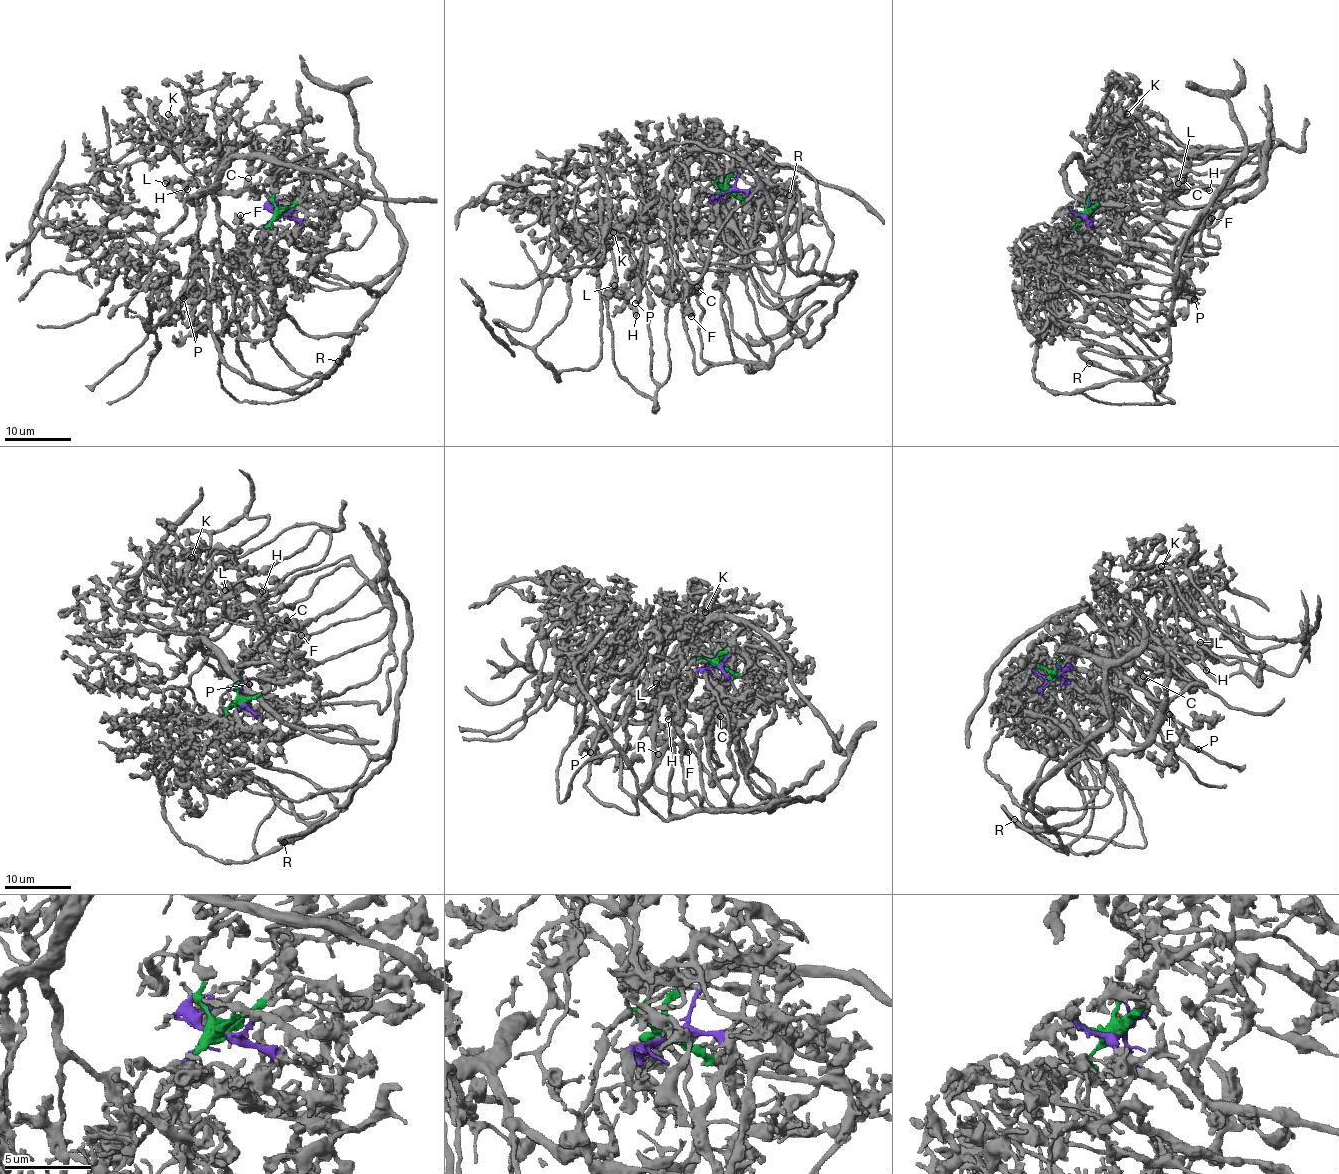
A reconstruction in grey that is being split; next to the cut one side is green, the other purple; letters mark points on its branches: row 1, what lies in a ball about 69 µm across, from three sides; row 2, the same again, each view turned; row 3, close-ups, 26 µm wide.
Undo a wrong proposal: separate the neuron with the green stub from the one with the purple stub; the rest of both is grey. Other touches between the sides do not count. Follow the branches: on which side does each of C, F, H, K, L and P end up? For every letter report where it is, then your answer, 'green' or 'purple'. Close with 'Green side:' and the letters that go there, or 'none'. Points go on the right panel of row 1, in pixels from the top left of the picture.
C: place (1183, 180); green
F: place (1211, 218); green
H: place (1209, 190); green
K: place (1127, 114); green
L: place (1178, 183); green
P: place (1194, 299); green
Green side: C, F, H, K, L, P

